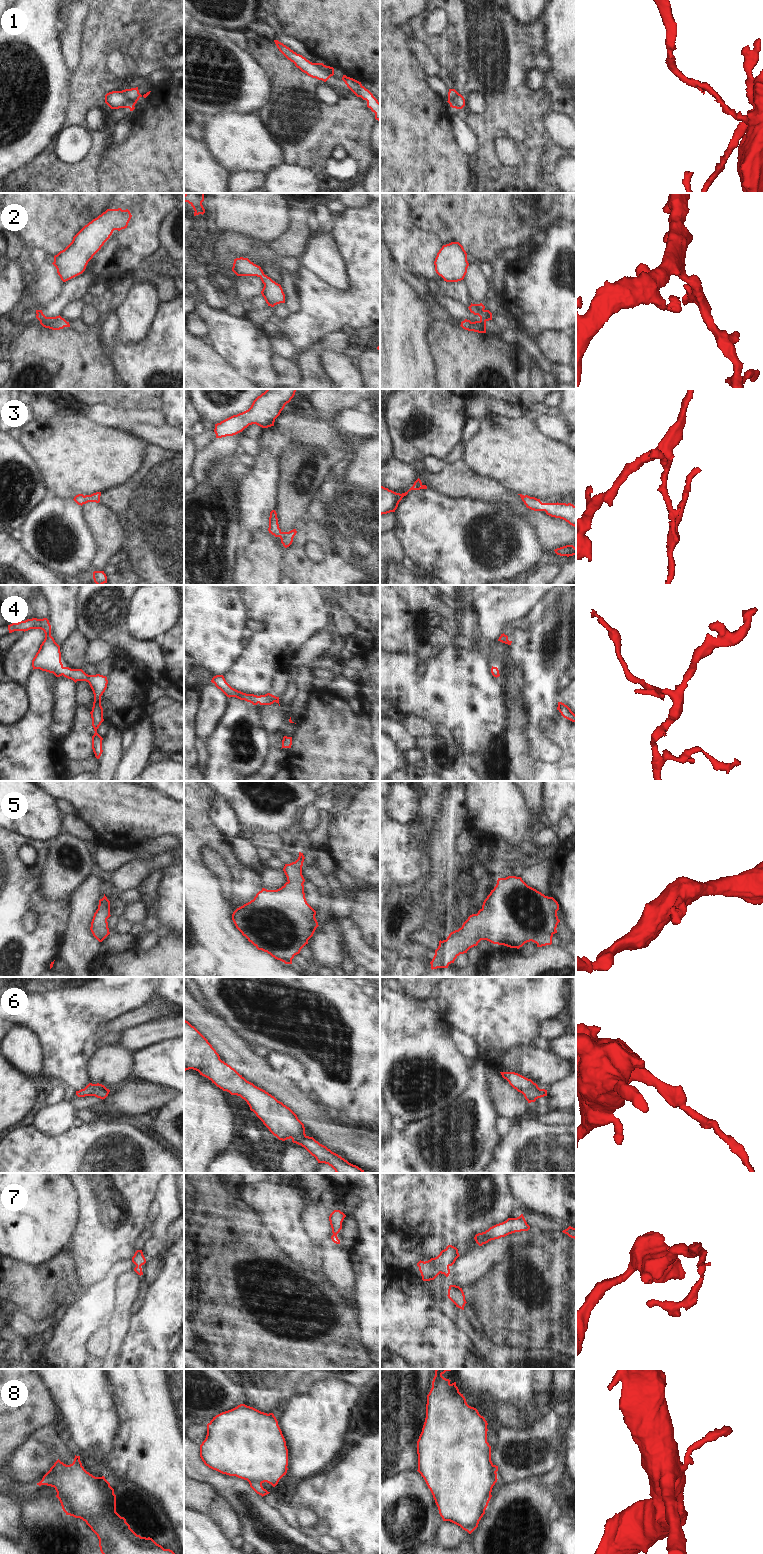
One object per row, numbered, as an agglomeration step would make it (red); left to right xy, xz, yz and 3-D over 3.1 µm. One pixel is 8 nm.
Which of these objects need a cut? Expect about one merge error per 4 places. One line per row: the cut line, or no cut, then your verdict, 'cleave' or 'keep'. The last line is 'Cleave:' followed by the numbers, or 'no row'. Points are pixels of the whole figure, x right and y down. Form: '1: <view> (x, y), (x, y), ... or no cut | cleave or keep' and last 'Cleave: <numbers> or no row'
1: xy (121, 91), (123, 96), (133, 106) | cleave
2: no cut | keep
3: no cut | keep
4: no cut | keep
5: no cut | keep
6: no cut | keep
7: no cut | keep
8: xz (249, 1481), (256, 1480), (261, 1483) | cleave
Cleave: 1, 8

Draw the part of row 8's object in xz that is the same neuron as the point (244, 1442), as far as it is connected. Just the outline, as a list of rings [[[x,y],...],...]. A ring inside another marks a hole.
[[[245,1404],[216,1415],[207,1424],[200,1457],[206,1466],[222,1474],[248,1482],[267,1482],[273,1487],[288,1470],[288,1449],[276,1417],[273,1413],[267,1414]]]

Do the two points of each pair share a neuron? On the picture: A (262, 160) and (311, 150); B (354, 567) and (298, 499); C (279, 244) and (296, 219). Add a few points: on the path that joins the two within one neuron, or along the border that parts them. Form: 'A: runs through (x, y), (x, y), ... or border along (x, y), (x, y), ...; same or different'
A: border along (272, 135), (280, 147), (285, 161); different
B: border along (317, 488), (303, 521), (296, 529); different
C: runs through (285, 239), (296, 228), (296, 225); same

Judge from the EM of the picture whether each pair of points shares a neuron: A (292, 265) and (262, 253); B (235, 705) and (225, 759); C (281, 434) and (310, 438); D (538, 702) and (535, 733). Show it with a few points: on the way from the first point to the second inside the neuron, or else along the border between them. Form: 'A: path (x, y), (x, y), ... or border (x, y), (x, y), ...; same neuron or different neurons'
A: path (285, 264), (269, 259); same neuron
B: path (235, 718), (226, 727), (226, 746); same neuron
C: path (288, 434), (303, 434); same neuron
D: path (538, 710), (537, 725); same neuron

